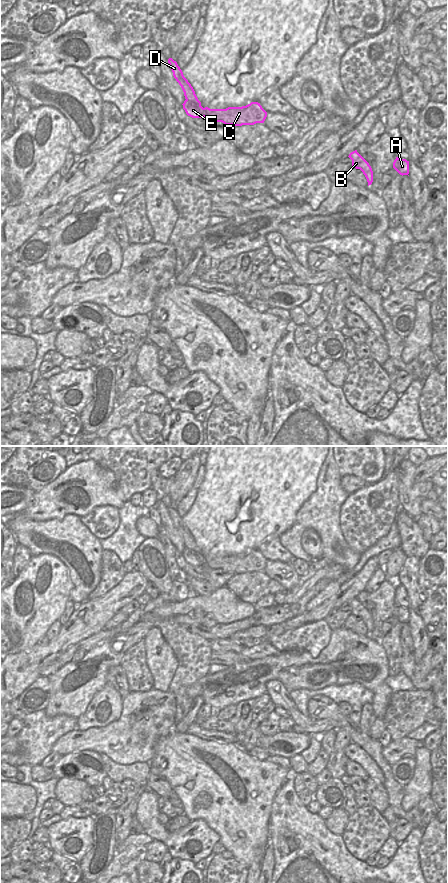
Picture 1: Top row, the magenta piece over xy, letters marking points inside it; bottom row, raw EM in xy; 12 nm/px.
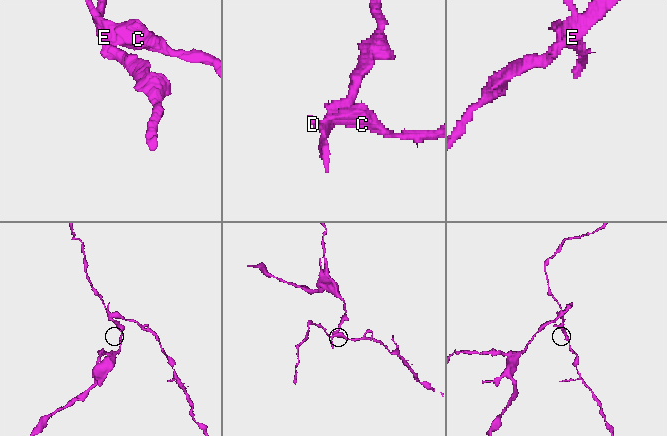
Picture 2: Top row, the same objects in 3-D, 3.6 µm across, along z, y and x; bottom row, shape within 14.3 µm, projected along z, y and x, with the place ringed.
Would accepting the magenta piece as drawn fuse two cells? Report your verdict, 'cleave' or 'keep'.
cleave

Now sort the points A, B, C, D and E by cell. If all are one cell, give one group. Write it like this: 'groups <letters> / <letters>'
groups A B C D / E

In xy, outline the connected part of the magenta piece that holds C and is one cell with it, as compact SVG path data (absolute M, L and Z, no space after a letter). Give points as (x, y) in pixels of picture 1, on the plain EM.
M251 550L242 555L228 555L226 557L210 557L204 556L207 560L207 566L222 570L225 573L254 573L256 571L264 571L267 560L262 556L260 551Z

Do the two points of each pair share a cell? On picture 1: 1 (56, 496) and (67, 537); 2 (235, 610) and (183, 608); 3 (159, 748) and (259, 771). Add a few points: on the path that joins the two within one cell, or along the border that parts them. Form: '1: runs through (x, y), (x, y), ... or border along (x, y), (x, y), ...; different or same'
1: border along (79, 516), (66, 514), (62, 518), (39, 522); different
2: runs through (222, 604), (196, 604); same
3: runs through (184, 748), (196, 747), (214, 753), (234, 768); same

